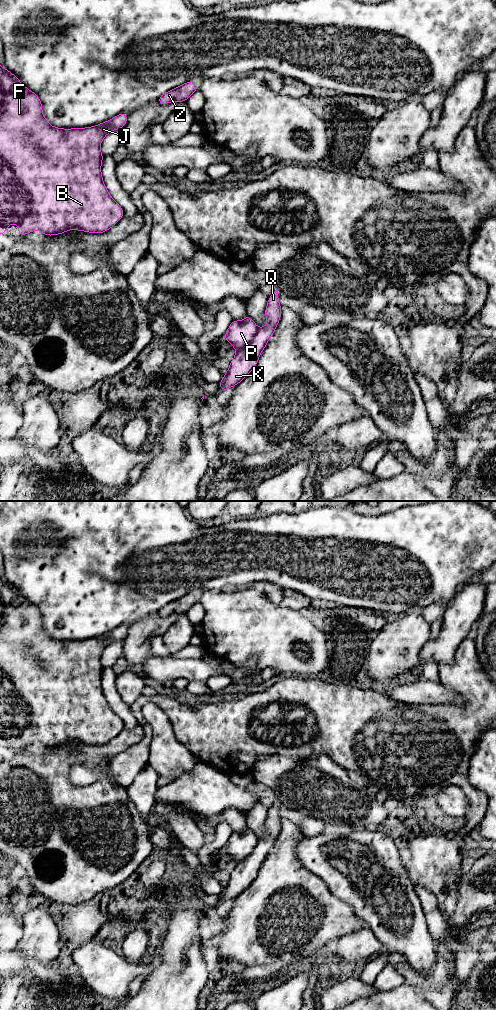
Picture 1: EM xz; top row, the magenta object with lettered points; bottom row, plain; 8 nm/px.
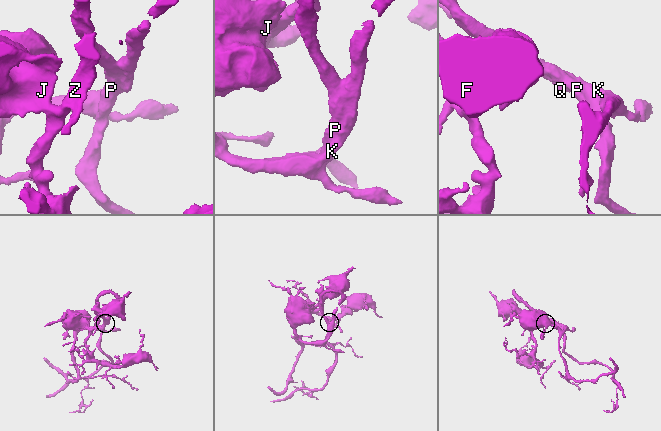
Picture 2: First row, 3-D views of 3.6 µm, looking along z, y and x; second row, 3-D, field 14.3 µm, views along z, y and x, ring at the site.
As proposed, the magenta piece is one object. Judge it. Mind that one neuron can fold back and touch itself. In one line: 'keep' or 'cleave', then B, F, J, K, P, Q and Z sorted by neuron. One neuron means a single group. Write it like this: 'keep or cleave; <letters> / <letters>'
keep; B F J K P Q Z

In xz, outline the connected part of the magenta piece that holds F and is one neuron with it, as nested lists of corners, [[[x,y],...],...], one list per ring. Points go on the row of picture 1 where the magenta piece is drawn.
[[[0,66],[0,234],[7,232],[7,226],[12,223],[18,224],[18,234],[26,236],[29,232],[39,230],[44,235],[59,235],[69,230],[101,234],[112,228],[124,216],[123,208],[111,197],[106,189],[101,174],[103,154],[100,145],[103,138],[115,129],[122,129],[127,123],[128,114],[120,113],[114,118],[87,128],[63,129],[51,126],[43,115],[42,103],[39,97],[26,88],[19,79]]]

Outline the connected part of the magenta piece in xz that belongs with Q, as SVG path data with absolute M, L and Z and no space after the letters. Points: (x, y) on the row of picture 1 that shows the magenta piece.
M278 291L268 297L265 309L267 325L258 328L254 320L247 315L242 321L233 320L224 334L224 339L237 351L227 372L219 382L220 391L227 390L240 383L256 366L258 359L274 334L281 318L281 306Z

